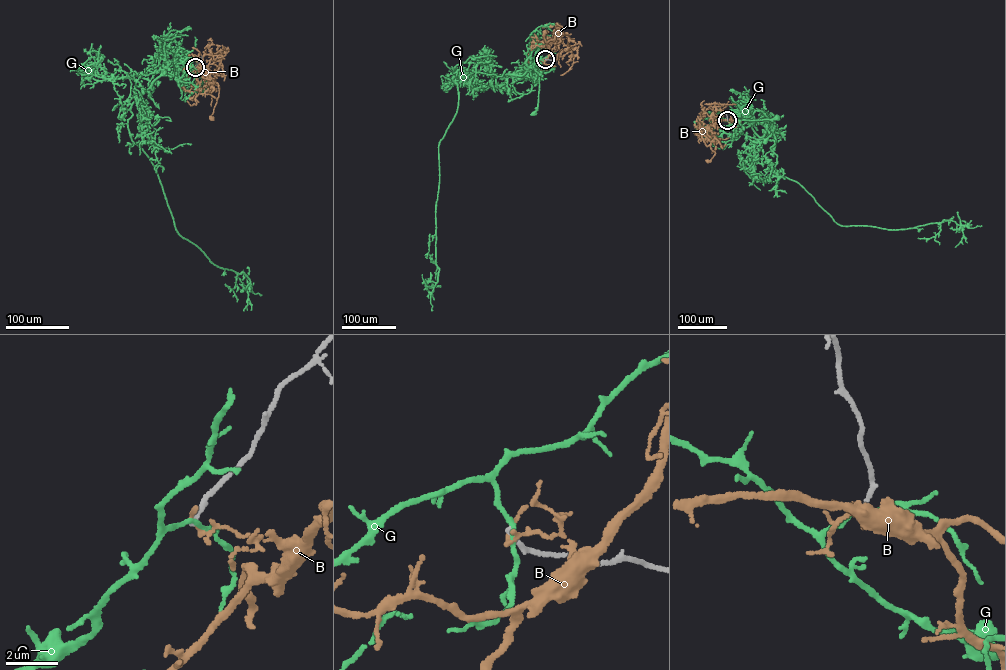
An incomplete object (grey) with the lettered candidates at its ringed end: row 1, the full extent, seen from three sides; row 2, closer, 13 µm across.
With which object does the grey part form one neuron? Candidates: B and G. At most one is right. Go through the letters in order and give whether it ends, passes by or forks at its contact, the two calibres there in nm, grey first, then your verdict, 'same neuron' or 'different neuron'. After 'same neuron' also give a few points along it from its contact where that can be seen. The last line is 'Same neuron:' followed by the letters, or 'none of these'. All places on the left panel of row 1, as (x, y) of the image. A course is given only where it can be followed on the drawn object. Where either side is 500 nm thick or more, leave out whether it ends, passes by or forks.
B: it ends | 200/160 nm | different neuron
G: it passes by | 190/150 nm | different neuron
Same neuron: none of these

